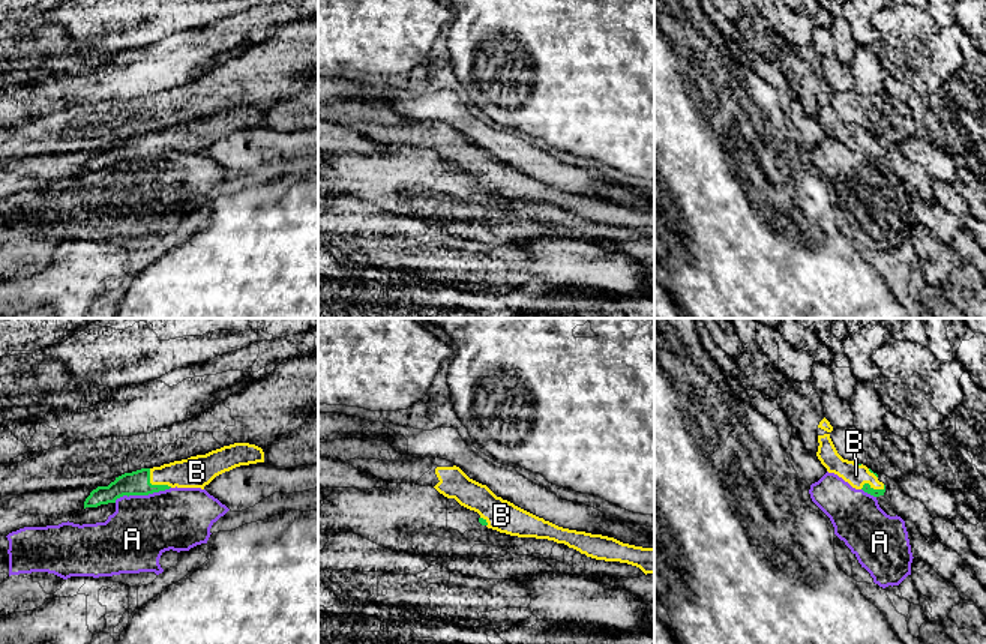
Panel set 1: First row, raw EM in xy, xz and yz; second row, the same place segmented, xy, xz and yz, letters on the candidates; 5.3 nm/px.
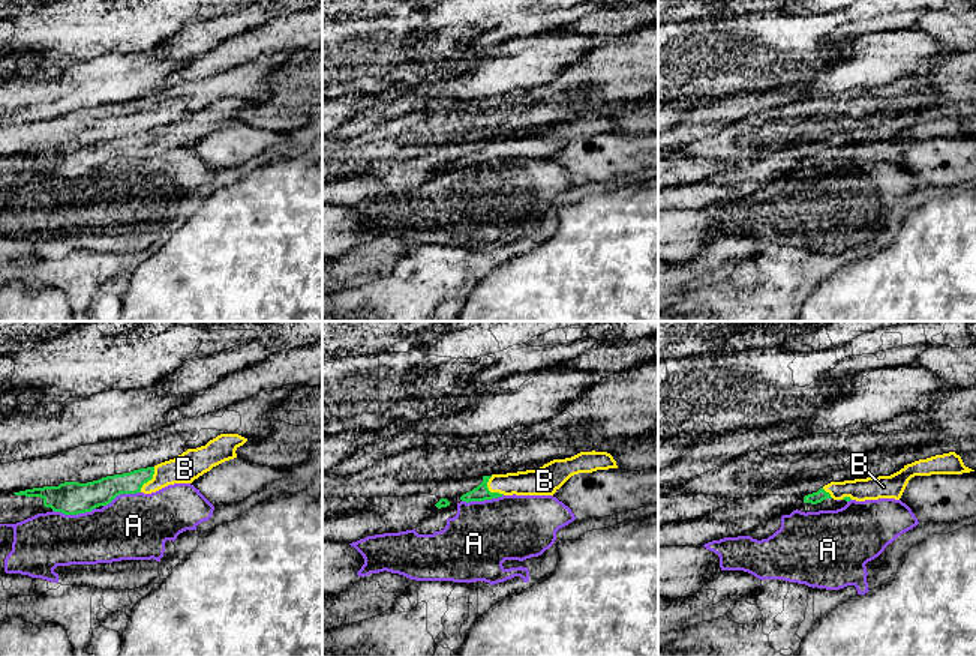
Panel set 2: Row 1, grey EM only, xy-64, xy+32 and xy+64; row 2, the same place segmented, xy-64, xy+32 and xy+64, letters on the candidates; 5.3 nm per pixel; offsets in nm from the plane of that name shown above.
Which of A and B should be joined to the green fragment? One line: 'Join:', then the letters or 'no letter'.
Join: B

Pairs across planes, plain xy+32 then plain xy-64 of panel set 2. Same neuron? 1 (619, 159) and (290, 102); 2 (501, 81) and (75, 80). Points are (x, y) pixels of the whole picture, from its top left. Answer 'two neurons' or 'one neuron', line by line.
1: two neurons
2: one neuron

